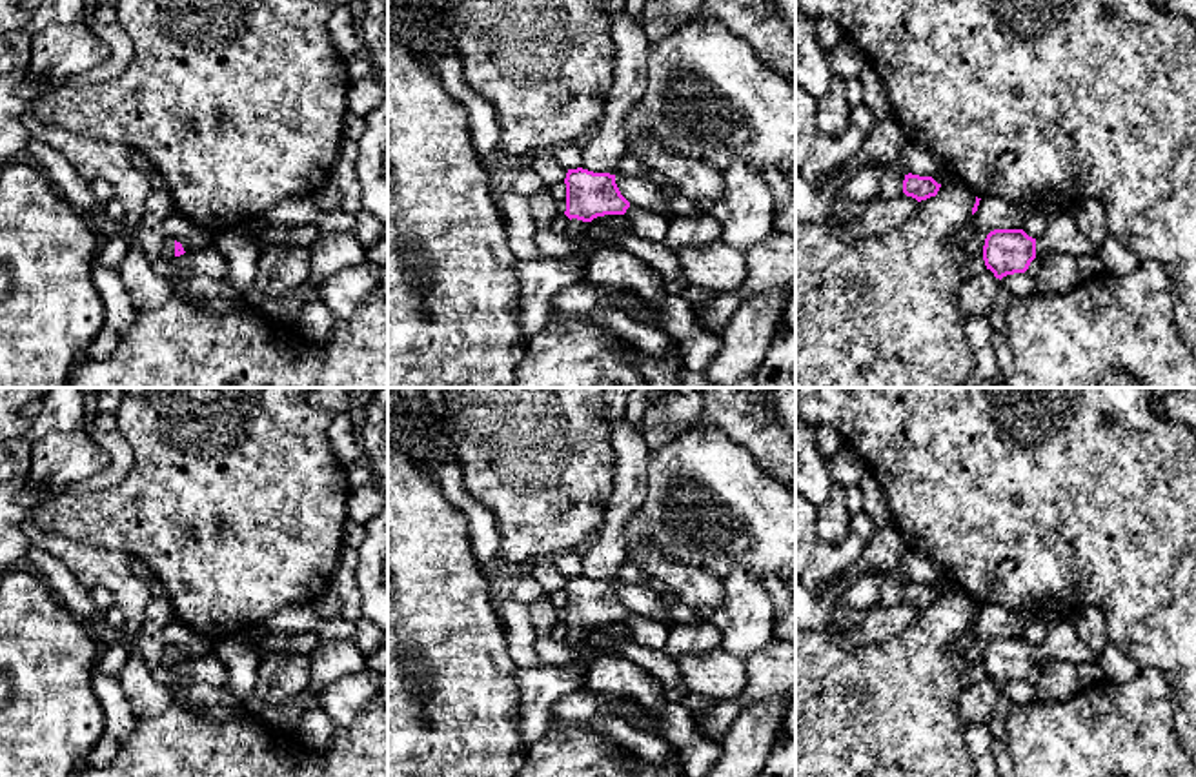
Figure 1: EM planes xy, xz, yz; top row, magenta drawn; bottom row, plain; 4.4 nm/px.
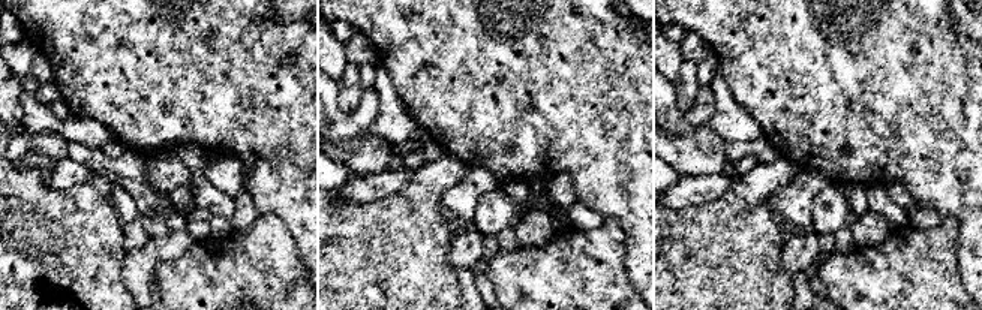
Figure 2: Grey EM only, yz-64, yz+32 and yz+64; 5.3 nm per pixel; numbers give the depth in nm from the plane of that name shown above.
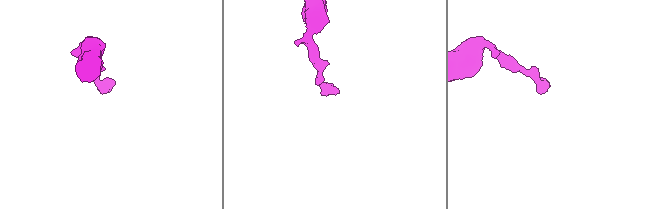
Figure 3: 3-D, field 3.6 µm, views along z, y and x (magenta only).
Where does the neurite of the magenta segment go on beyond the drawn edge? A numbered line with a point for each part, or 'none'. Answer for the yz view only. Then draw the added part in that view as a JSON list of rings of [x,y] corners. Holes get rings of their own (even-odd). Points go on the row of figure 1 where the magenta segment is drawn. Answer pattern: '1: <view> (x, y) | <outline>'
1: yz (1062, 235) | [[[1056,197],[1043,200],[1041,215],[1047,220],[1047,233],[1036,240],[1036,258],[1043,260],[1050,253],[1070,253],[1076,258],[1098,253],[1098,246],[1079,233],[1074,217]]]

